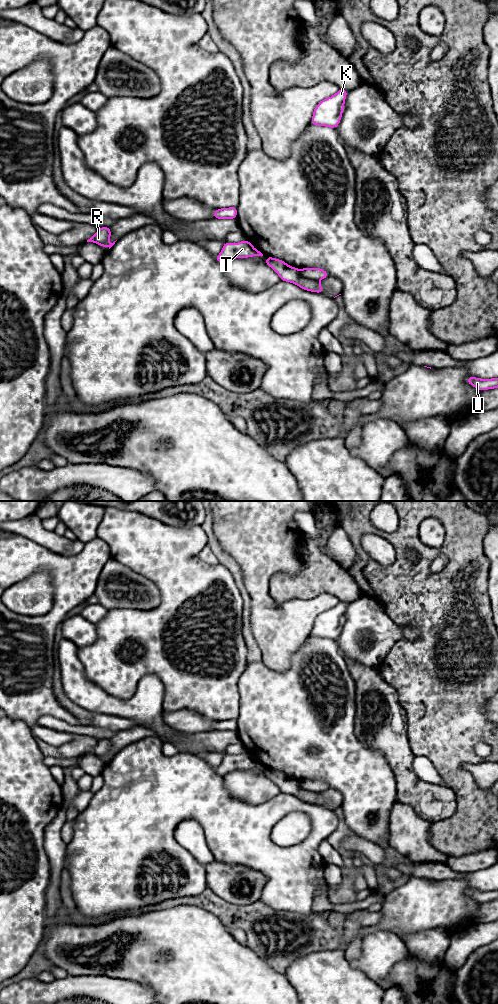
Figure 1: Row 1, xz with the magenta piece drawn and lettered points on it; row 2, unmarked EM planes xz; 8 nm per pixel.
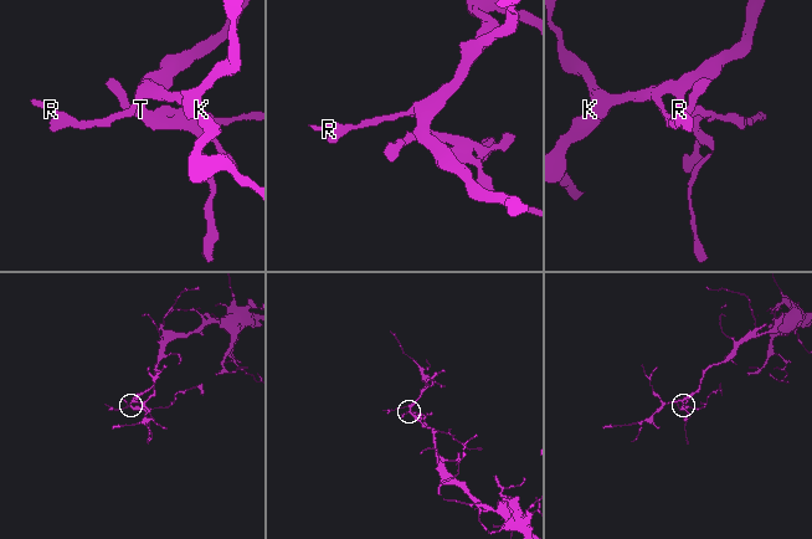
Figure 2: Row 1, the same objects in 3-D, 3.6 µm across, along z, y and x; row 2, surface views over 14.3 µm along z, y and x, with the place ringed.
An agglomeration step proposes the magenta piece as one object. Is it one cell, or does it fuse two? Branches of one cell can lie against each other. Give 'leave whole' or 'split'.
leave whole

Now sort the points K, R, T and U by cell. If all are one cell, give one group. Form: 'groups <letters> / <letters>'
groups K R T U

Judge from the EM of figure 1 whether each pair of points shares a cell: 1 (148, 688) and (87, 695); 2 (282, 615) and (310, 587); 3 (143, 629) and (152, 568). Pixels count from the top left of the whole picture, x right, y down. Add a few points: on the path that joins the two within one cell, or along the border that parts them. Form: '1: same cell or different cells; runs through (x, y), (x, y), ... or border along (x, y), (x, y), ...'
1: same cell; runs through (133, 703), (128, 706), (112, 706), (102, 703)
2: different cells; border along (321, 594), (283, 602), (274, 599)
3: same cell; runs through (158, 614), (166, 606), (166, 583)

